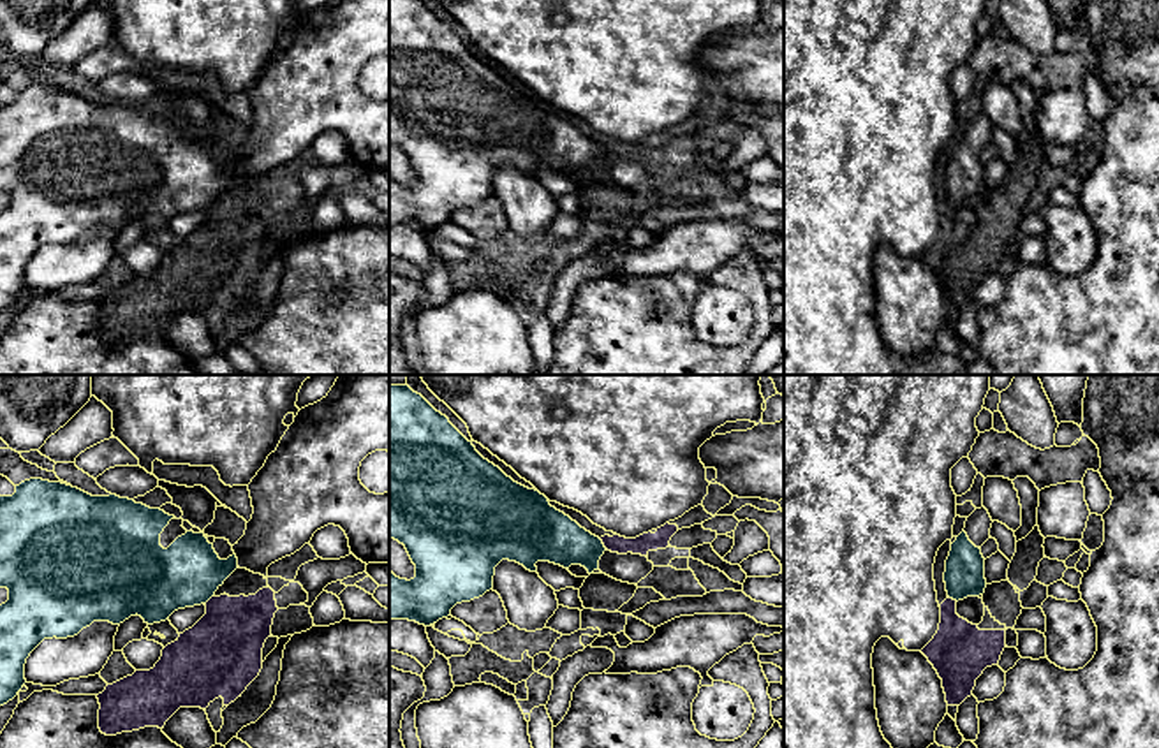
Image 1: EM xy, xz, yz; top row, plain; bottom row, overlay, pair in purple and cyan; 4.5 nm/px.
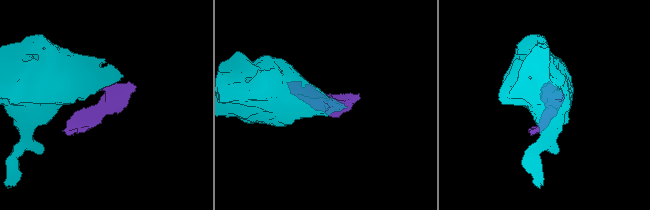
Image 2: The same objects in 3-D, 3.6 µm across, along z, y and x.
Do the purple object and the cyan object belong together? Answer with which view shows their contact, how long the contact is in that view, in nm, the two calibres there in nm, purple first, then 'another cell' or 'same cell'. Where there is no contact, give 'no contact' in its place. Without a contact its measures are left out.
meets purple in xz; contact 60 nm long; 90 nm thick on the purple side, 240 nm on the other; another cell

